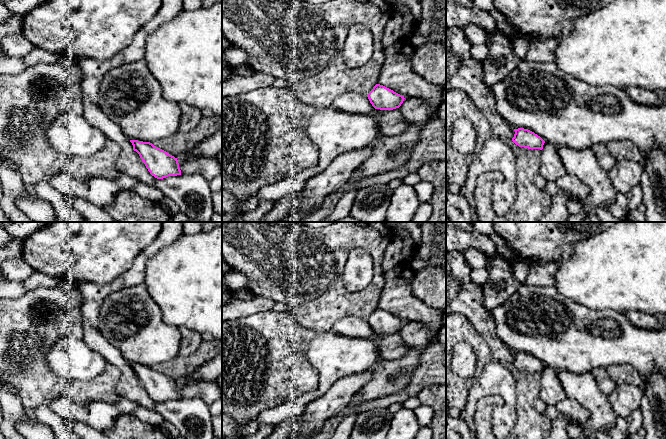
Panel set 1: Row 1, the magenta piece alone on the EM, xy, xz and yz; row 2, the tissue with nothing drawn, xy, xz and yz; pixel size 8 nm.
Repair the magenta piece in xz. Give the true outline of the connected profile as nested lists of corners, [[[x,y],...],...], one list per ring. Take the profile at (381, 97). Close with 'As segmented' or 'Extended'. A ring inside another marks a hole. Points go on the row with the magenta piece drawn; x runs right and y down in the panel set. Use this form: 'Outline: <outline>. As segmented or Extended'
Outline: [[[376,84],[367,97],[372,106],[380,110],[399,108],[405,99],[404,96],[380,84]]]. As segmented

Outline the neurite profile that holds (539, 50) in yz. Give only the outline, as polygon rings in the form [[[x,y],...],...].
[[[532,38],[529,40],[528,52],[525,59],[528,61],[552,63],[555,61],[556,47],[556,38],[549,38],[547,40]]]

